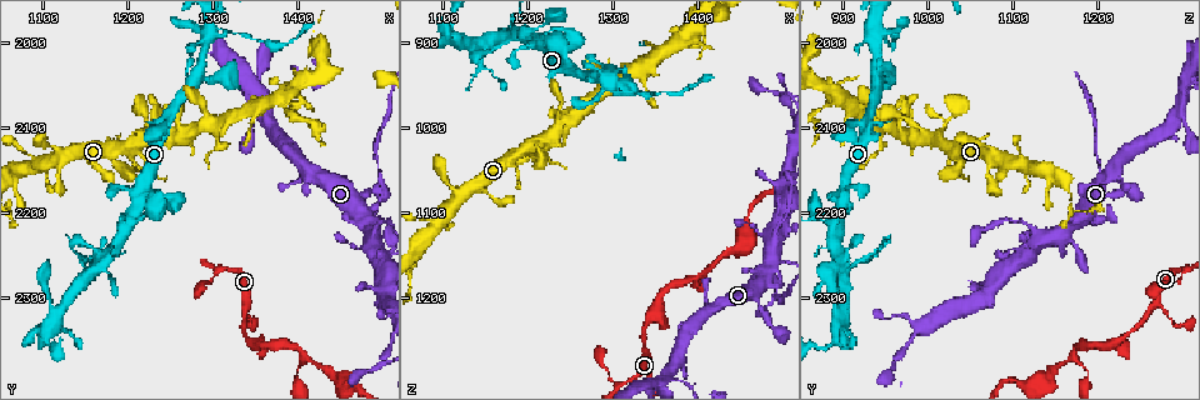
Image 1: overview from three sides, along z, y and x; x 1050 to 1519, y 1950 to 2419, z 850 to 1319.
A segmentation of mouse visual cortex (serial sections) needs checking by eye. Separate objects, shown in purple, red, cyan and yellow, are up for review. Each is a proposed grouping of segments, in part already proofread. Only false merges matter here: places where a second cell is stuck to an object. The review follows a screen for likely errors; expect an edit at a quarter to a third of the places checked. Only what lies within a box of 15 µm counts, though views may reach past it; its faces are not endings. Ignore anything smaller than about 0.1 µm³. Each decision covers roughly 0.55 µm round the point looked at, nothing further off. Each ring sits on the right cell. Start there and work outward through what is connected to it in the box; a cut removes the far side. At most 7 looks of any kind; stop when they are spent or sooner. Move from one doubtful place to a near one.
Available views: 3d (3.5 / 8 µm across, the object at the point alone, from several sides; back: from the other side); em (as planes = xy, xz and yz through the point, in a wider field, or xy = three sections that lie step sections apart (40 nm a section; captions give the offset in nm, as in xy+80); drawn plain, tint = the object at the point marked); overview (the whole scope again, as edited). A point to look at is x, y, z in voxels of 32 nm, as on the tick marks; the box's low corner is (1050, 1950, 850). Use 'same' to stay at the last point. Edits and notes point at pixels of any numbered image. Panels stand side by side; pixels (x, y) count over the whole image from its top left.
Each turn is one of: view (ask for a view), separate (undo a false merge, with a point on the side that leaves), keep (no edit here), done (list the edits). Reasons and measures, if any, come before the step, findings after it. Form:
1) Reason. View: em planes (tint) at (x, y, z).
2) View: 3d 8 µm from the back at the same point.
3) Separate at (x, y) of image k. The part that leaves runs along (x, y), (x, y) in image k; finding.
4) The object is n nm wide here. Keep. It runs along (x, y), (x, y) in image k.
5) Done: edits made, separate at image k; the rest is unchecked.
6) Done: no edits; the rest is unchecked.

Abrupt turn. View: em xy step 5 (tint) at (1495, 2205, 1170).

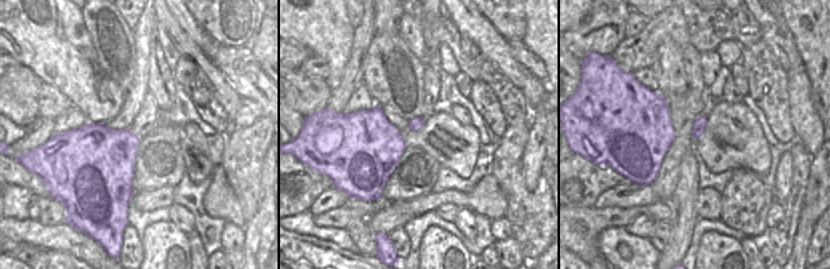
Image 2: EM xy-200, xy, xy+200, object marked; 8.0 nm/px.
See where the arms go. View: 3d 3.5 µm at the same point.

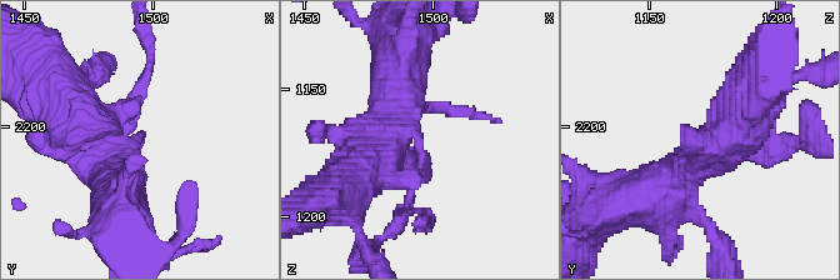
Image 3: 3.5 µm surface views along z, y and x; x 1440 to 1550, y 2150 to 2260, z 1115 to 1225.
The arms are 150, 600 nm wide. Keep. It runs along (373, 160), (380, 138), (419, 138), (404, 211) in image 3; continuous, no second cell.

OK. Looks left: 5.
View: 3d 3.5 µm at (1405, 2365, 1170).

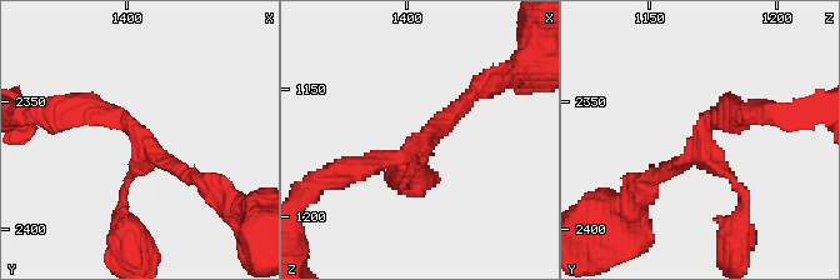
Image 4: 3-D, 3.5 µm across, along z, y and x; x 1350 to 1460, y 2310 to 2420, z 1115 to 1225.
3 arms meet here; the arms are 100, 200, 250 nm wide. View: em xy step 3 (tint) at (1407, 2365, 1171).

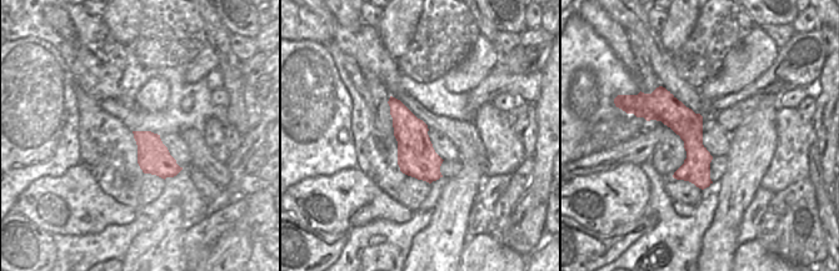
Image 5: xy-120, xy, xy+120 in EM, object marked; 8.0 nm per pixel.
The object is 320 nm wide here. Keep. It runs along (358, 166), (400, 158), (476, 90) in image 4; continuous, no second cell.

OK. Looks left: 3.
Side arm on a straight run. View: 3d 3.5 µm at (1090, 2135, 1110).

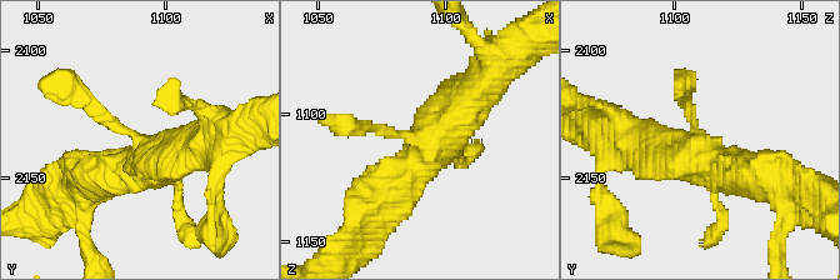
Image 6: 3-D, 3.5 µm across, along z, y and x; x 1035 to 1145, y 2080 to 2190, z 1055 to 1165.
Now the EM. View: em xy step 5 (tint) at (1090, 2136, 1109).

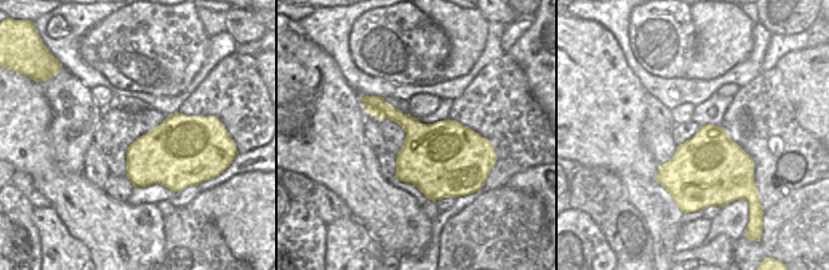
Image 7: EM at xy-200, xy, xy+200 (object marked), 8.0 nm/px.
Keep. One cell here.

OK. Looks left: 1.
Done: no edits; the rest is unchecked.

